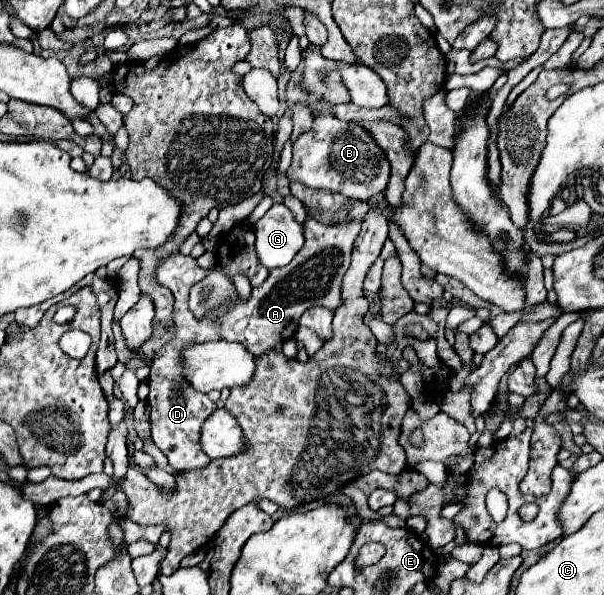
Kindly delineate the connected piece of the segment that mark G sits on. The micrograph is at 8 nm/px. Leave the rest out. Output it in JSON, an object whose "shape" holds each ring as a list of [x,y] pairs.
{"shape":[[[279,202],[257,220],[255,236],[257,258],[269,270],[289,264],[305,242],[303,224],[299,224],[293,212]]]}

